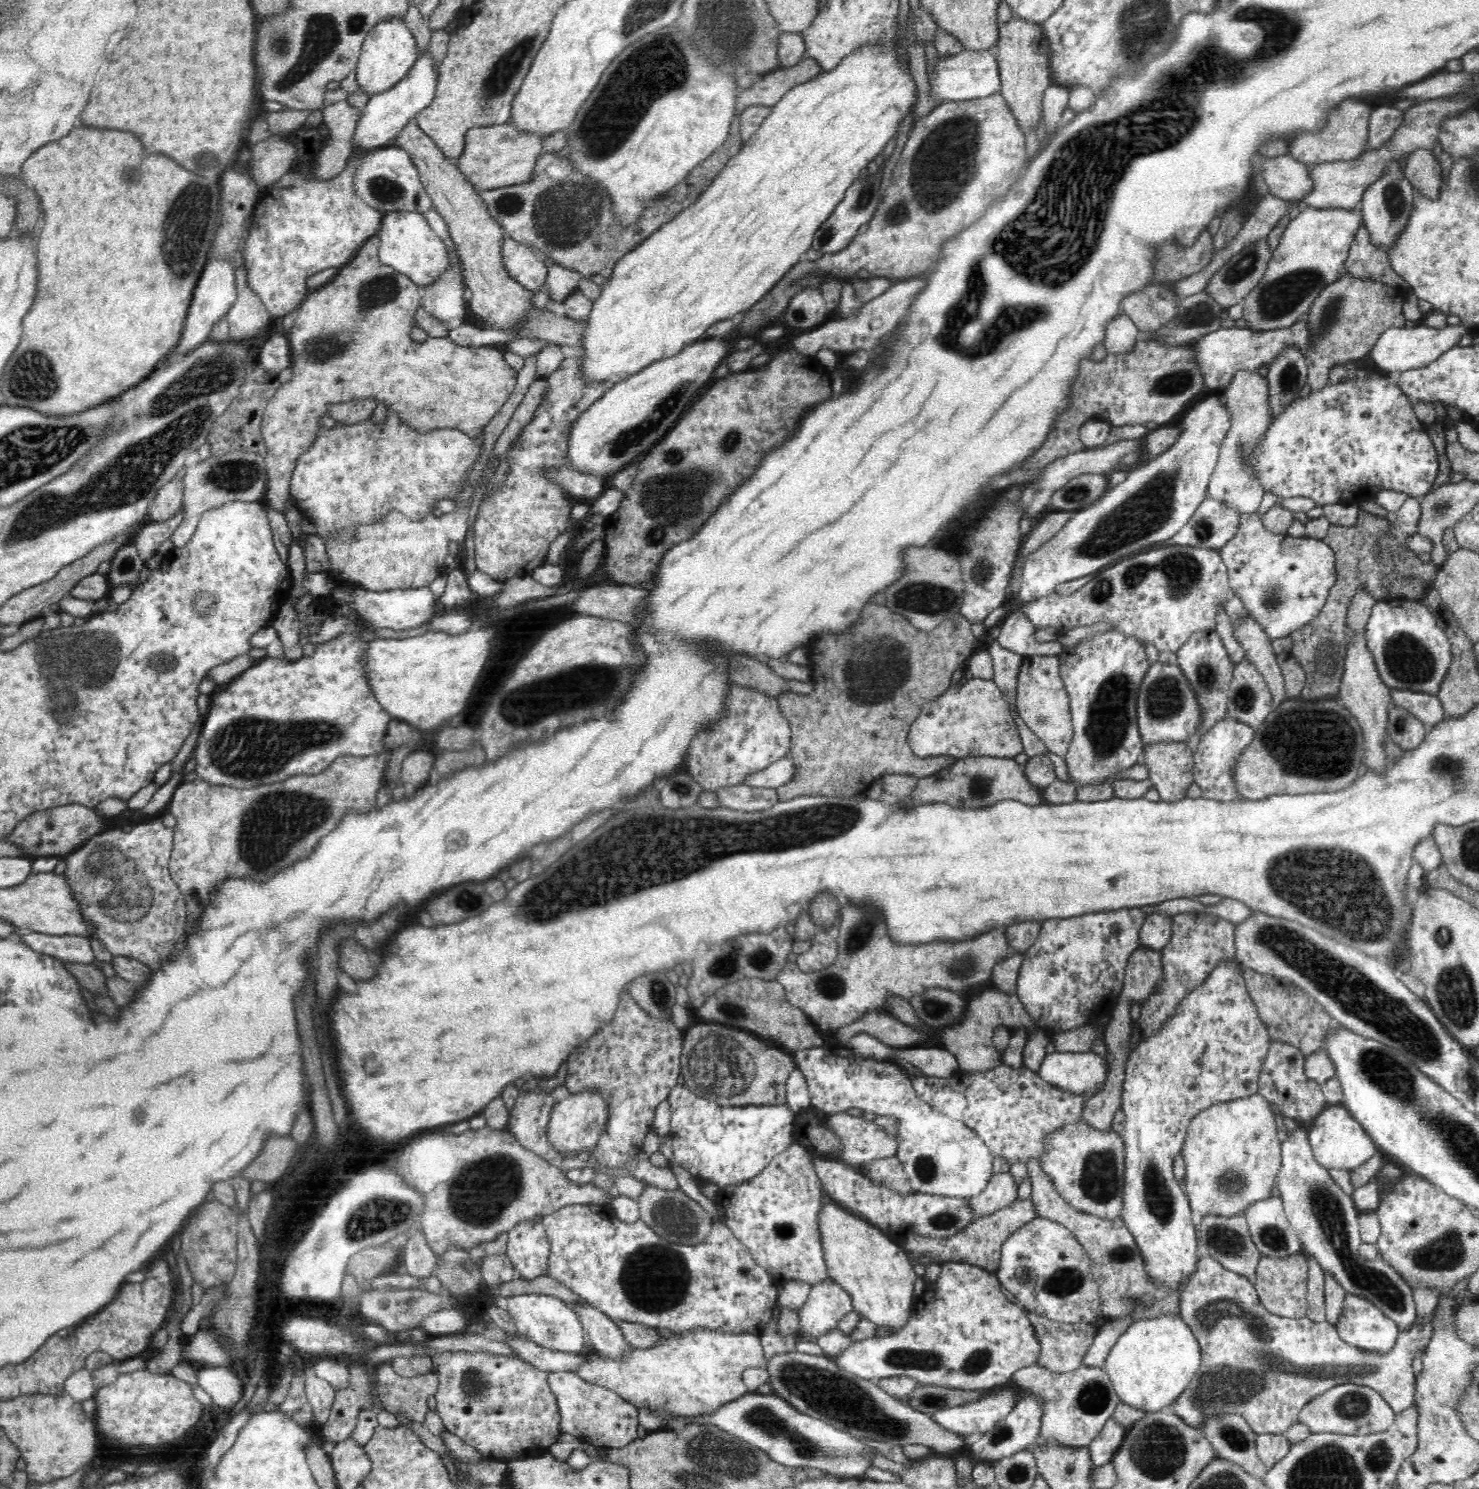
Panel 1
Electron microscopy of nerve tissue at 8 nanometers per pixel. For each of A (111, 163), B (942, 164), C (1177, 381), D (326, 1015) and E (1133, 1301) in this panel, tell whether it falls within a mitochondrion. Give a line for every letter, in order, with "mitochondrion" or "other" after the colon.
A: other
B: mitochondrion
C: mitochondrion
D: other
E: mitochondrion

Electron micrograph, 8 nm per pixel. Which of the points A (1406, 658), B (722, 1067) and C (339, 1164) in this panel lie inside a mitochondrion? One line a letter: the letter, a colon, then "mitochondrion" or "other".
A: mitochondrion
B: mitochondrion
C: other

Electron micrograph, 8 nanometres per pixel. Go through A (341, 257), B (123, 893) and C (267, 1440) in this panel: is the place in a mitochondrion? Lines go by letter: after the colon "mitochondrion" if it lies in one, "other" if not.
A: other
B: mitochondrion
C: other

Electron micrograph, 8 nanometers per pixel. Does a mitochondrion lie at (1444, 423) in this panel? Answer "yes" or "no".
no

